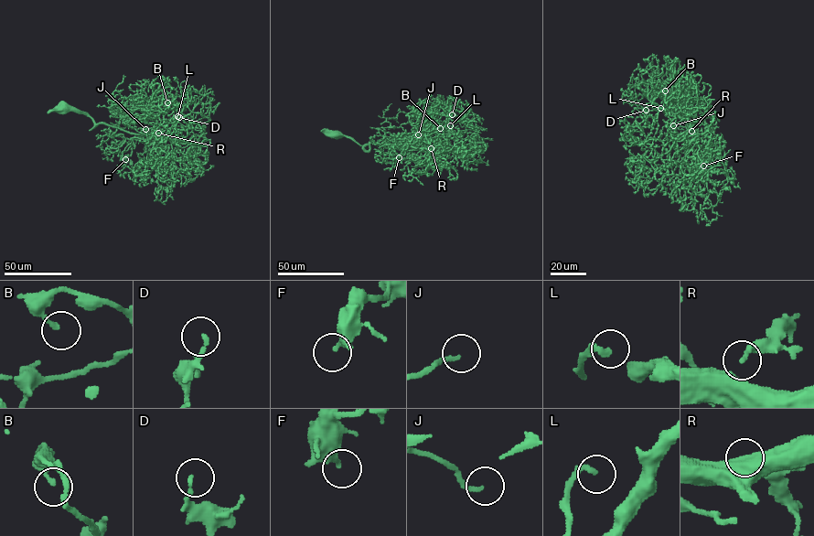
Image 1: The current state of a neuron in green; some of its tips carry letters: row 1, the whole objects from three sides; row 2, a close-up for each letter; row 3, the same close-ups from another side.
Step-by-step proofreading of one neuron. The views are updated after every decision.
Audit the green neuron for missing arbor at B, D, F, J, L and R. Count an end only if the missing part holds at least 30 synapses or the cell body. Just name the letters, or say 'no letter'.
D, J, L

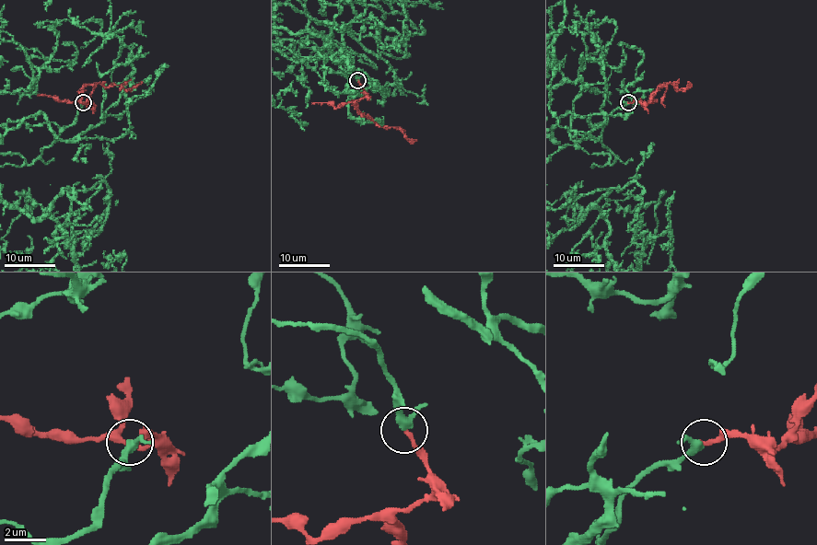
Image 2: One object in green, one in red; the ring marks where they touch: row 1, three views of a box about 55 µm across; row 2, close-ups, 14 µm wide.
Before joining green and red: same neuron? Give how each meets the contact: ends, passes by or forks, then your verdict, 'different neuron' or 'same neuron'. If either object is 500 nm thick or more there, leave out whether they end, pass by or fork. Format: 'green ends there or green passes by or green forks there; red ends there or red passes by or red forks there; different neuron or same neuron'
green passes by; red ends there; same neuron

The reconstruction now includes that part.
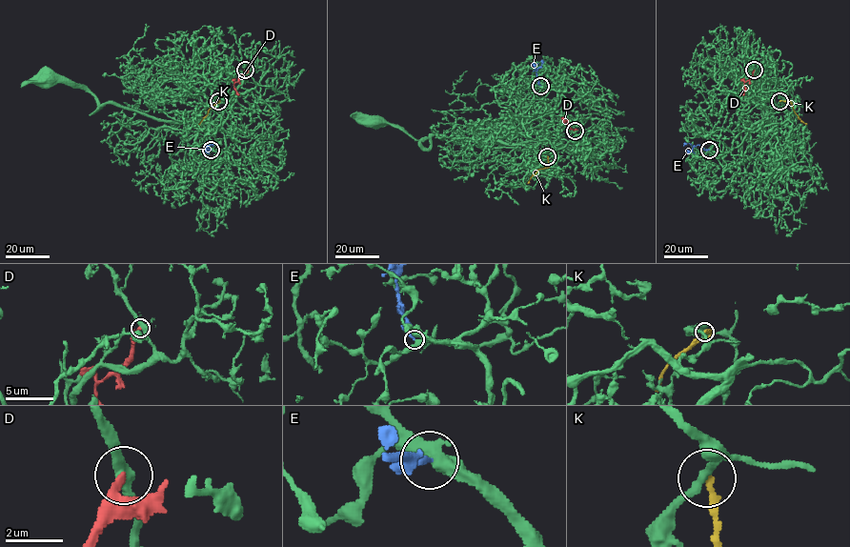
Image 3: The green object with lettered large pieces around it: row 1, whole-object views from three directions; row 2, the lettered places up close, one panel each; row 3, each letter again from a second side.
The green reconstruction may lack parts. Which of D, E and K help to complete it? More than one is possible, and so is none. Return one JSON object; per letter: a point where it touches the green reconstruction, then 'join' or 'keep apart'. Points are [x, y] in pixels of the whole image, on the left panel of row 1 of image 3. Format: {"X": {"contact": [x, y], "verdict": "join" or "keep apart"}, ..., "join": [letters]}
{"D": {"contact": [245, 70], "verdict": "keep apart"}, "E": {"contact": [211, 150], "verdict": "join"}, "K": {"contact": [218, 101], "verdict": "keep apart"}, "join": ["E"]}

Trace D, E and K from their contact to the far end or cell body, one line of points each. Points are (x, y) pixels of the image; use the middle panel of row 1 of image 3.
D: (575, 131), (563, 121), (568, 119)
E: (540, 86), (536, 70), (541, 59)
K: (547, 156), (548, 167), (538, 170), (527, 183)

